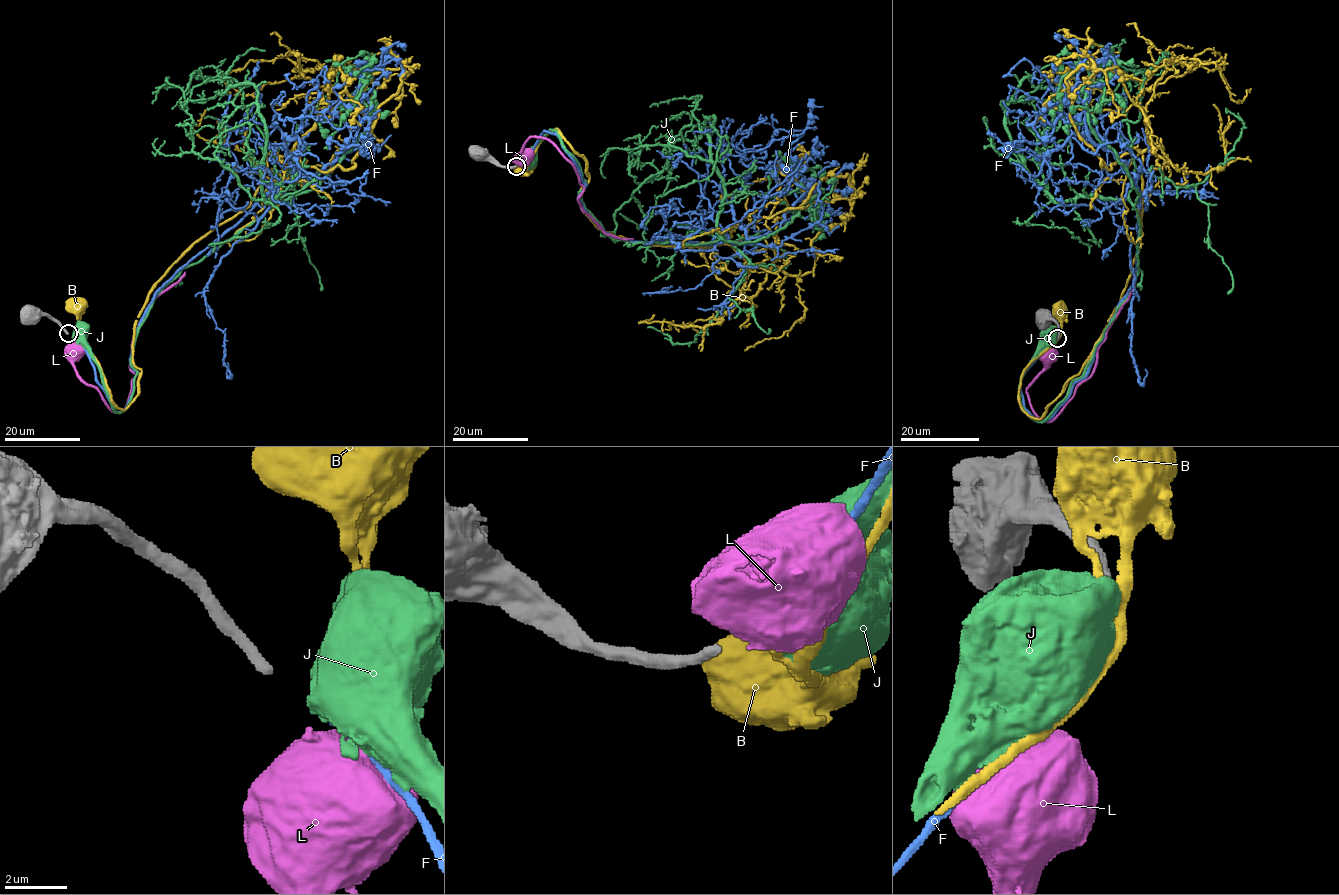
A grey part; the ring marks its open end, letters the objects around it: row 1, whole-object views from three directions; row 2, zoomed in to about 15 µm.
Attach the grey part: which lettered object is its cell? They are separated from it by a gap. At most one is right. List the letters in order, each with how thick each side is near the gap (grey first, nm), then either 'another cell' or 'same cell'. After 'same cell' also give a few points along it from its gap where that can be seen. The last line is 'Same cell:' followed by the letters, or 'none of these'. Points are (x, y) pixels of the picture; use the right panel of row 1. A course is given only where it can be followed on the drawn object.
B: calibres 320 and 440 nm; another cell
F: calibres 320 and 150 nm; same cell; course (1053, 342), (1021, 379), (1046, 421), (1133, 284), (1138, 177), (1089, 137), (1085, 91), (1045, 142), (994, 134)
J: calibres 320 and 850 nm; another cell
L: calibres 320 and 900 nm; another cell
Same cell: F

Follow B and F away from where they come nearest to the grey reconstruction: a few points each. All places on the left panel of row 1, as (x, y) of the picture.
B: (74, 333), (78, 320), (77, 306)
F: (73, 337), (121, 412), (158, 290), (353, 141), (372, 106), (341, 103), (341, 146), (375, 139)

